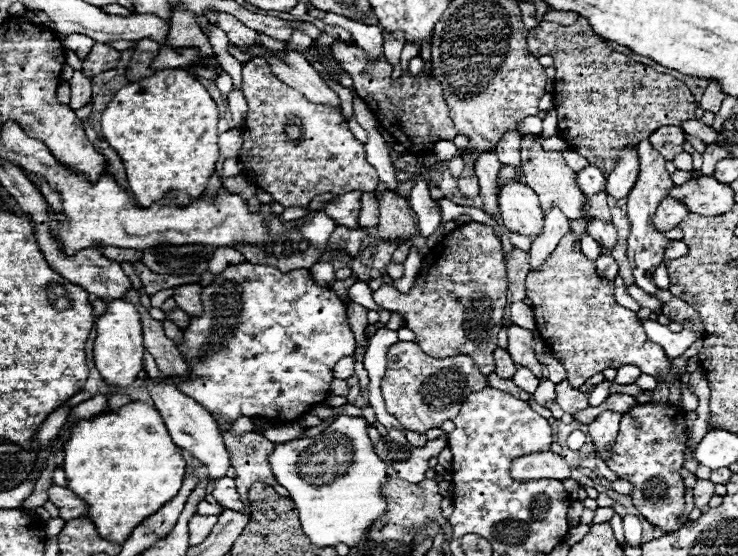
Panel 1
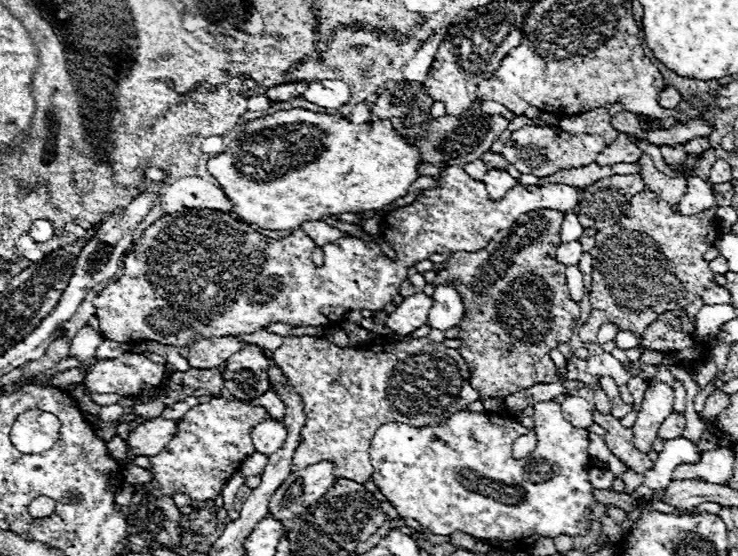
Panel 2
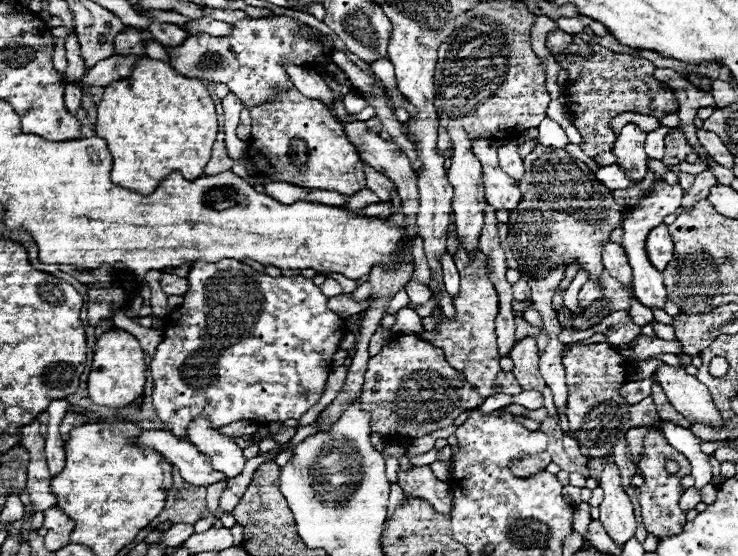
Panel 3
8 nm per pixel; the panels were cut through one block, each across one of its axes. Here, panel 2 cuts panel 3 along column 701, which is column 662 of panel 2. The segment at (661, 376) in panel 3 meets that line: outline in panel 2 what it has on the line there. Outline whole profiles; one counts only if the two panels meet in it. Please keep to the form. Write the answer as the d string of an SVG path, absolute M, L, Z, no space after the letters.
M654 384L648 386L644 392L644 400L638 410L634 430L634 444L642 452L648 452L656 440L656 432L660 424L672 414L674 404L674 390L668 384Z

